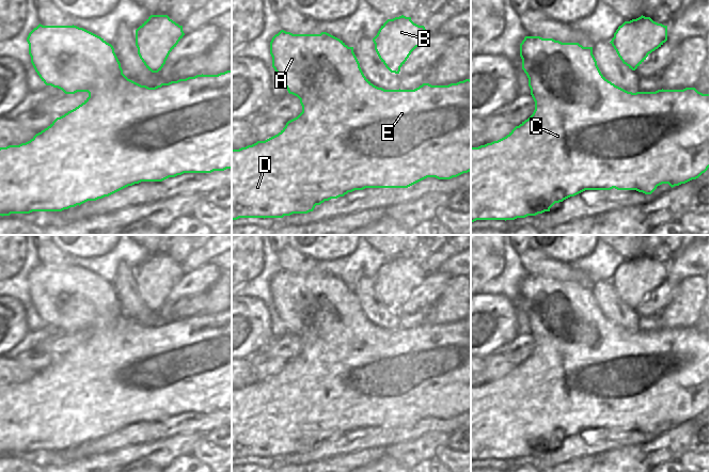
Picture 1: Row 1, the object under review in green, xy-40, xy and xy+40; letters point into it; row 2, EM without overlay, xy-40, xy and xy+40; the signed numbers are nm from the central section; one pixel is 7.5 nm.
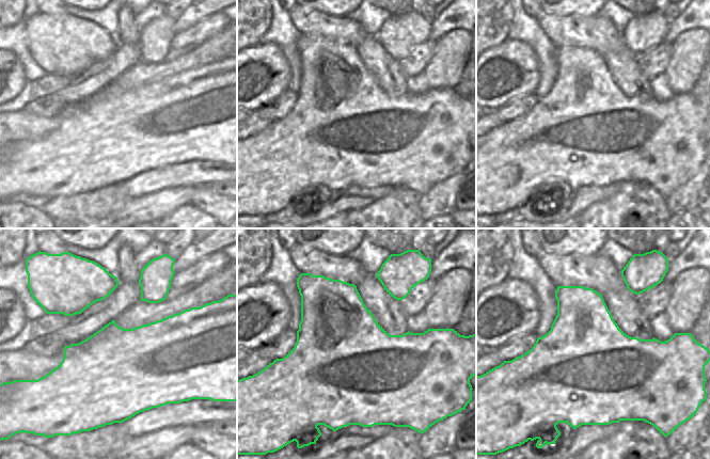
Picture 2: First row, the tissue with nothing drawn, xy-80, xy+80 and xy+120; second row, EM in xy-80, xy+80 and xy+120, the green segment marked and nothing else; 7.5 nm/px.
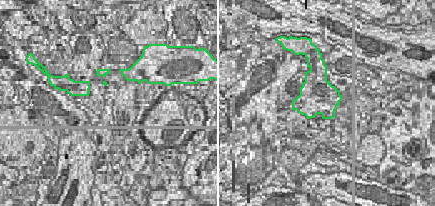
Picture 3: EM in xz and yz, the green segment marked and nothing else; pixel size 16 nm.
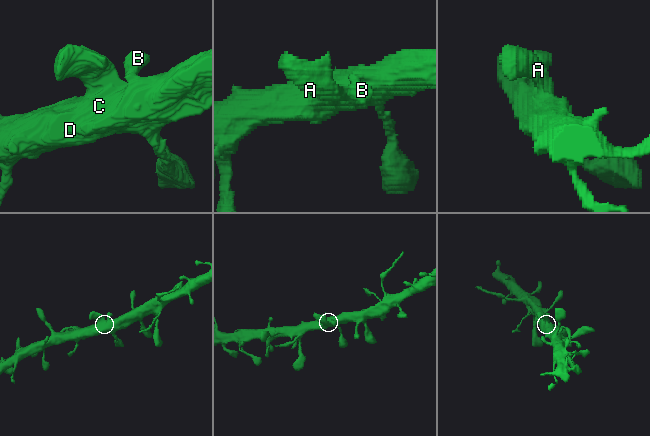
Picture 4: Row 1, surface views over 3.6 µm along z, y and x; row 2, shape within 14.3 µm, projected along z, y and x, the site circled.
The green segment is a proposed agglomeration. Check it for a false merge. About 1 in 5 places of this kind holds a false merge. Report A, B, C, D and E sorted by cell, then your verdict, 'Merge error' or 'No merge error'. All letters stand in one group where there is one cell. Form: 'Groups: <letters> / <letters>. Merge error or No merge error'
Groups: A B C D E. No merge error.

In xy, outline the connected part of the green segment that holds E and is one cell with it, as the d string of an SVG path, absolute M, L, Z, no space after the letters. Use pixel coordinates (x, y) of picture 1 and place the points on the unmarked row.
M281 269L270 281L272 306L289 333L297 335L302 345L302 351L288 360L285 366L275 375L257 380L252 384L232 389L232 459L239 457L283 457L293 453L307 453L316 444L325 440L344 436L354 429L365 427L408 427L427 416L451 419L471 410L471 319L466 318L448 325L431 325L423 322L414 329L384 329L374 325L363 313L360 302L353 292L340 278L327 272L293 273Z

